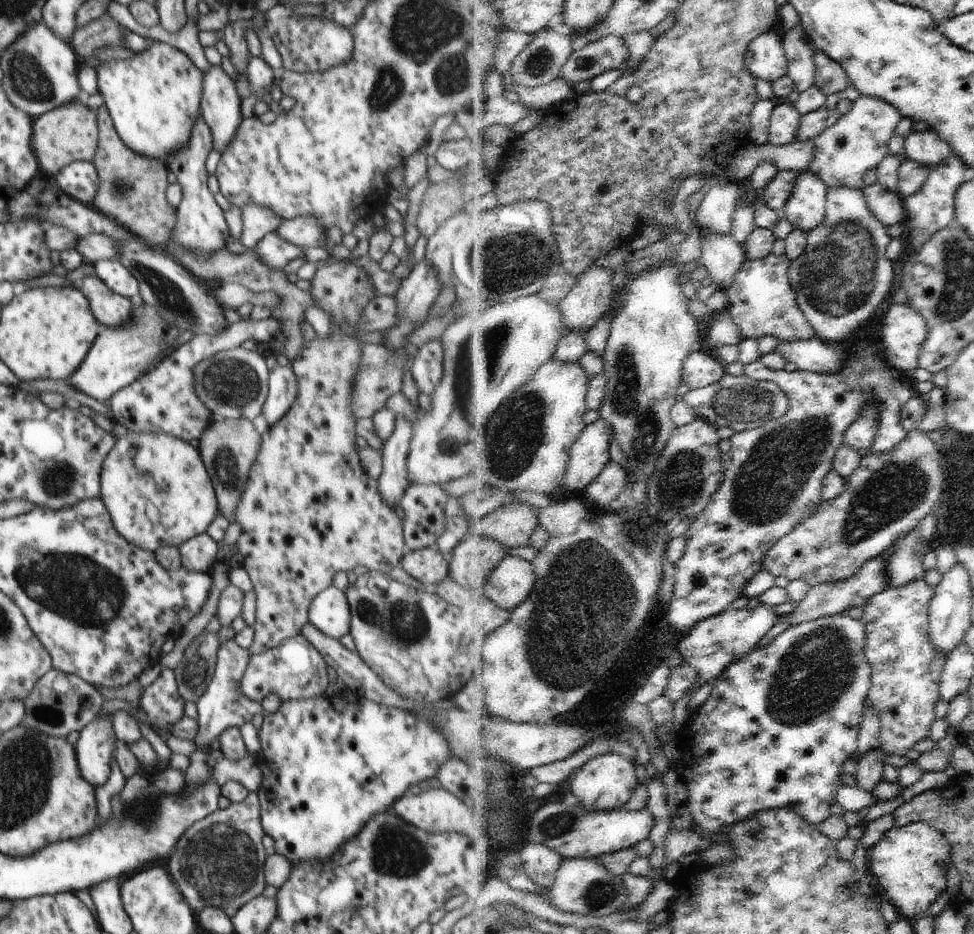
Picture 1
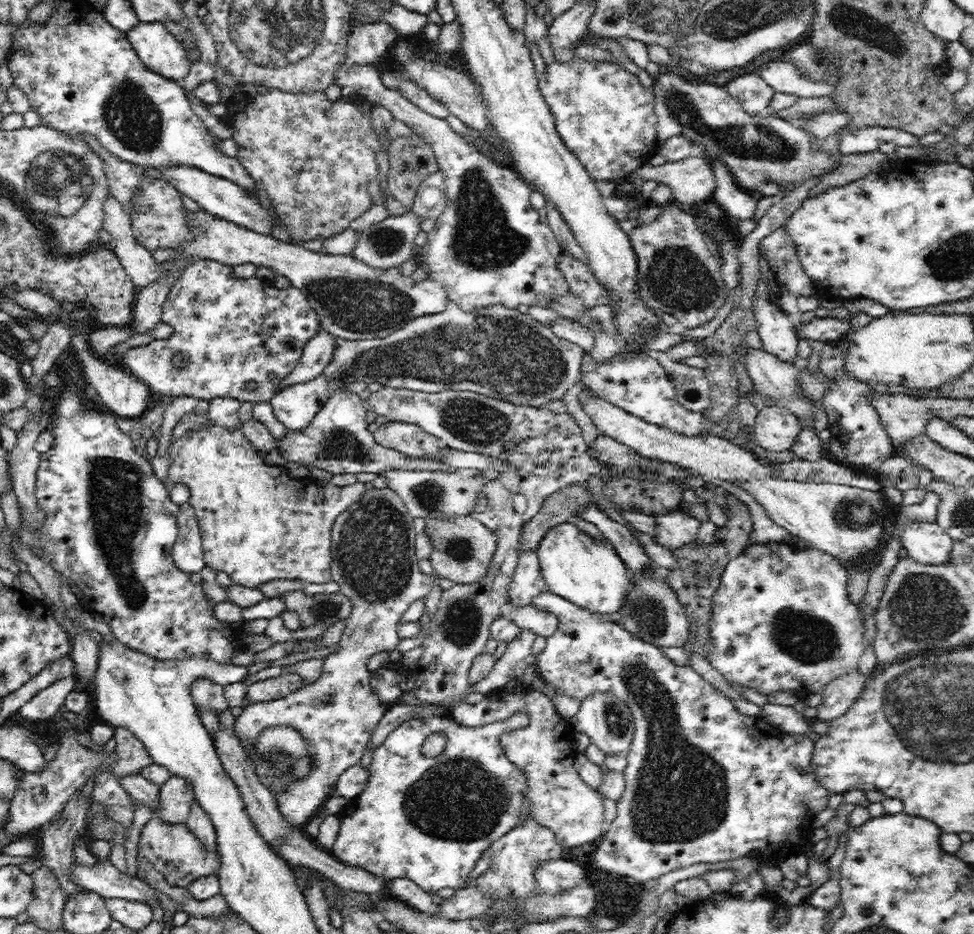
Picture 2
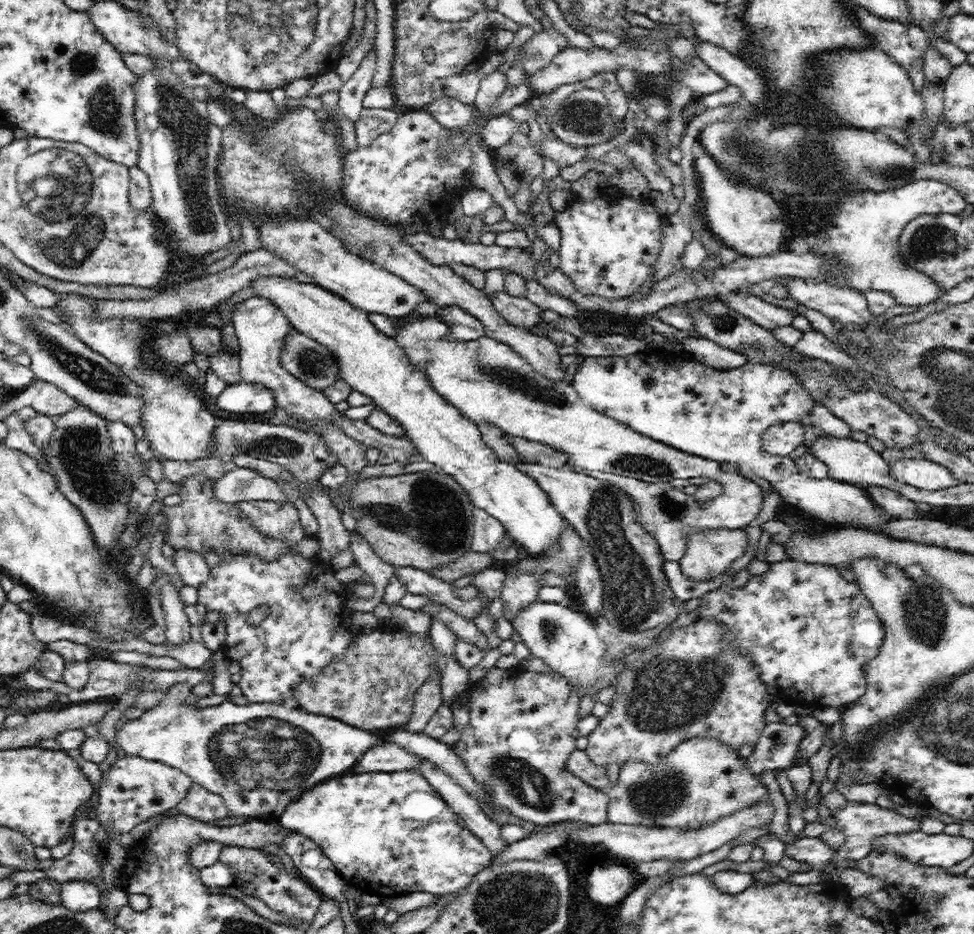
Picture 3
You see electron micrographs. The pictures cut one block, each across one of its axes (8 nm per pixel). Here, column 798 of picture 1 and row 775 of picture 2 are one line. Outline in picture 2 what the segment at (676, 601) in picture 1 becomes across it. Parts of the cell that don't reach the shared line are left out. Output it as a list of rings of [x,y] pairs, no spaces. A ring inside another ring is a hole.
[[[521,708],[510,714],[510,716],[506,716],[506,718],[478,726],[464,725],[458,722],[453,718],[451,711],[438,716],[427,716],[426,714],[422,717],[414,716],[414,718],[404,721],[387,736],[383,744],[373,751],[371,767],[369,768],[369,780],[366,782],[363,791],[356,798],[353,798],[350,804],[345,806],[340,832],[330,852],[346,864],[356,864],[381,876],[389,884],[395,878],[410,878],[431,895],[441,888],[452,887],[456,890],[462,888],[464,882],[469,881],[469,874],[484,850],[487,850],[493,842],[513,832],[514,829],[521,828],[522,825],[529,824],[533,820],[533,799],[529,797],[530,778],[526,775],[526,770],[510,762],[510,759],[500,750],[499,746],[500,734],[505,731],[516,730],[516,728],[526,728],[530,723],[529,711]],[[434,733],[442,733],[442,736],[446,737],[444,750],[434,758],[420,756],[424,741]]]

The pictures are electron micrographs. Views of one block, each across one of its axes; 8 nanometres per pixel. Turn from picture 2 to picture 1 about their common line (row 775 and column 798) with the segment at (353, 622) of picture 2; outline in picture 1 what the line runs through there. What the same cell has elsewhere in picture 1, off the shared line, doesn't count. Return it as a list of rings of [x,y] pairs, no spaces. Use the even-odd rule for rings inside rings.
[[[786,253],[781,256],[772,254],[766,259],[750,260],[740,270],[735,284],[728,290],[729,310],[746,339],[760,341],[766,336],[774,336],[782,343],[794,343],[817,338],[817,331],[799,306],[799,295],[792,286],[792,264]]]

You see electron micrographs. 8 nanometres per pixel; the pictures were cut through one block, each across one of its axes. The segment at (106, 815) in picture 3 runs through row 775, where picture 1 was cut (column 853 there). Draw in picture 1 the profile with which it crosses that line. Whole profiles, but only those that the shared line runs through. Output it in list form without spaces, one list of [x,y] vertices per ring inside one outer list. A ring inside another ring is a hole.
[[[862,95],[848,114],[816,138],[817,158],[808,171],[820,175],[830,189],[840,184],[866,188],[866,172],[878,170],[889,156],[890,142],[904,118],[894,104],[879,97]]]

